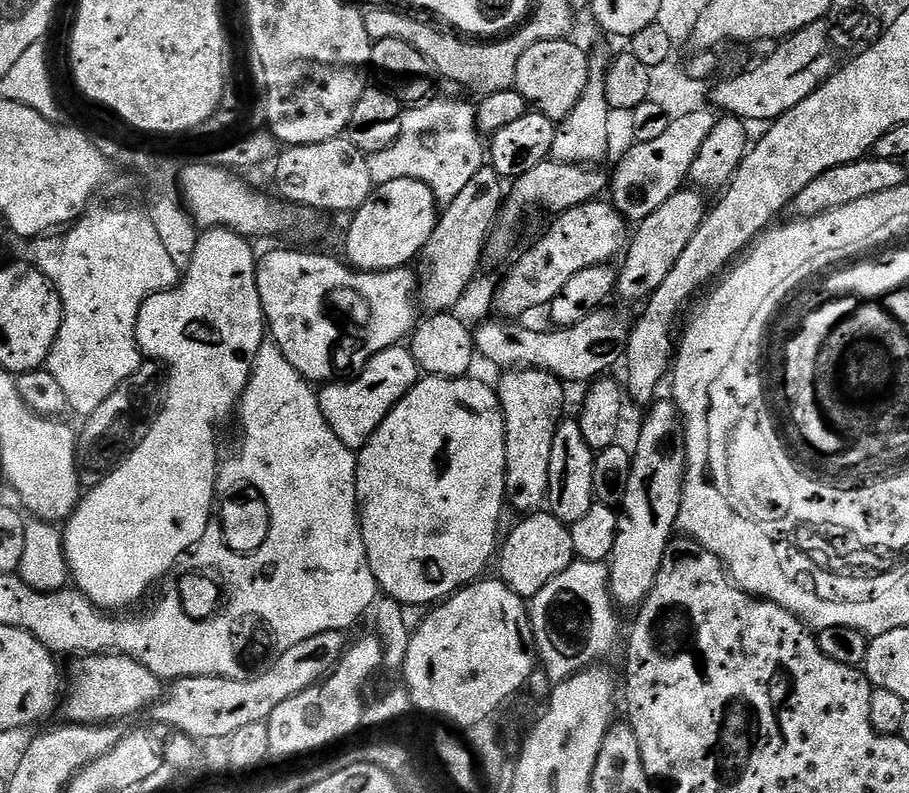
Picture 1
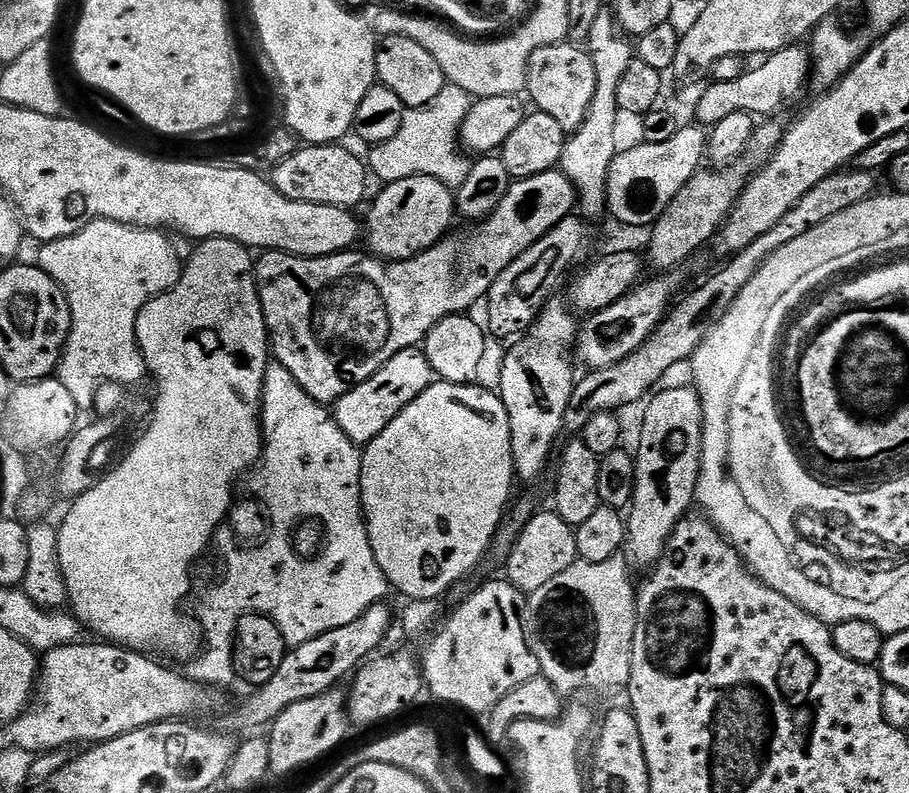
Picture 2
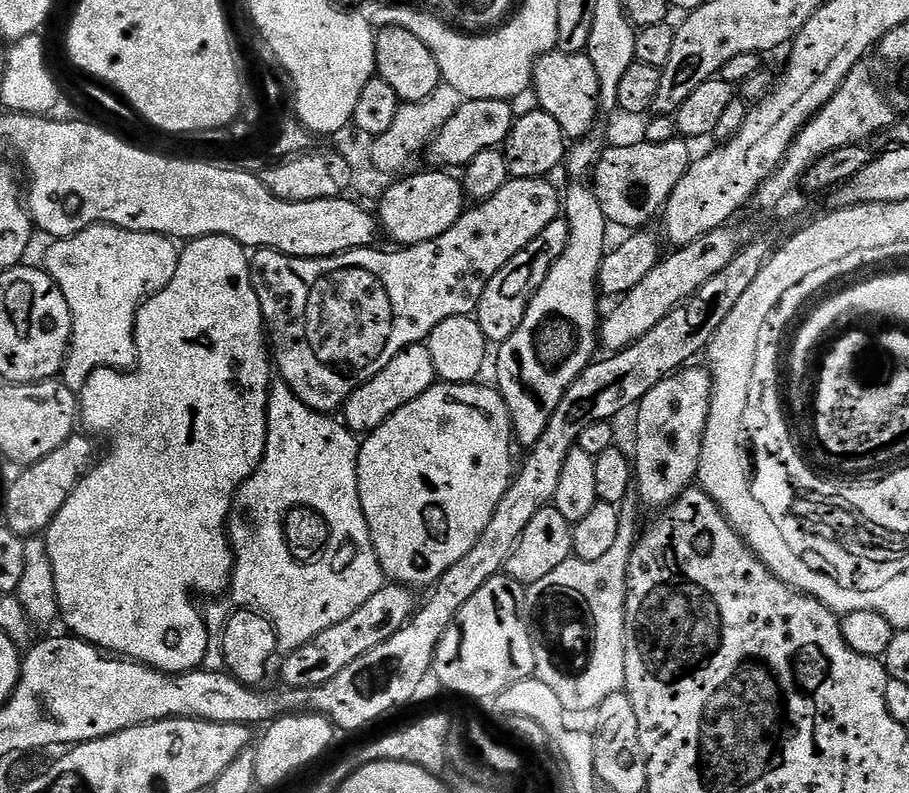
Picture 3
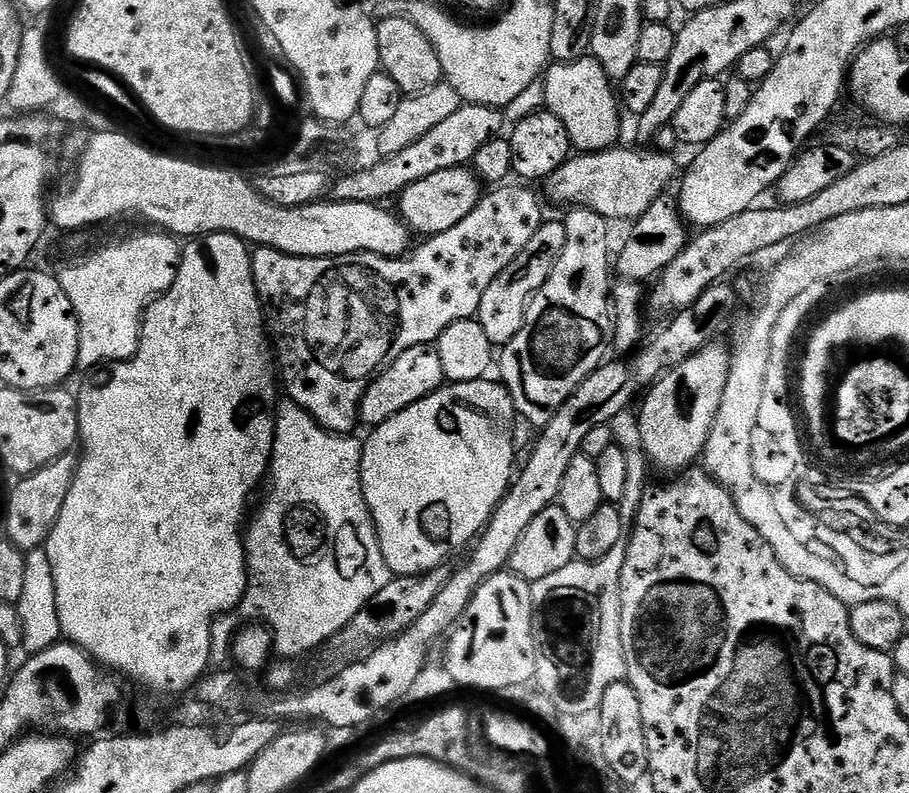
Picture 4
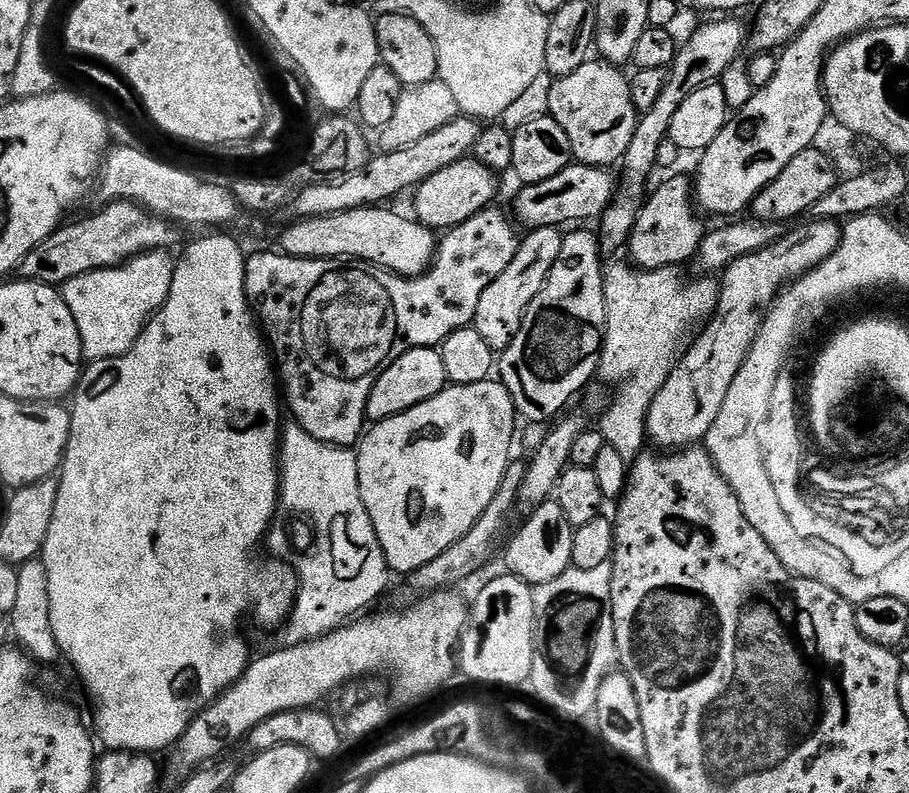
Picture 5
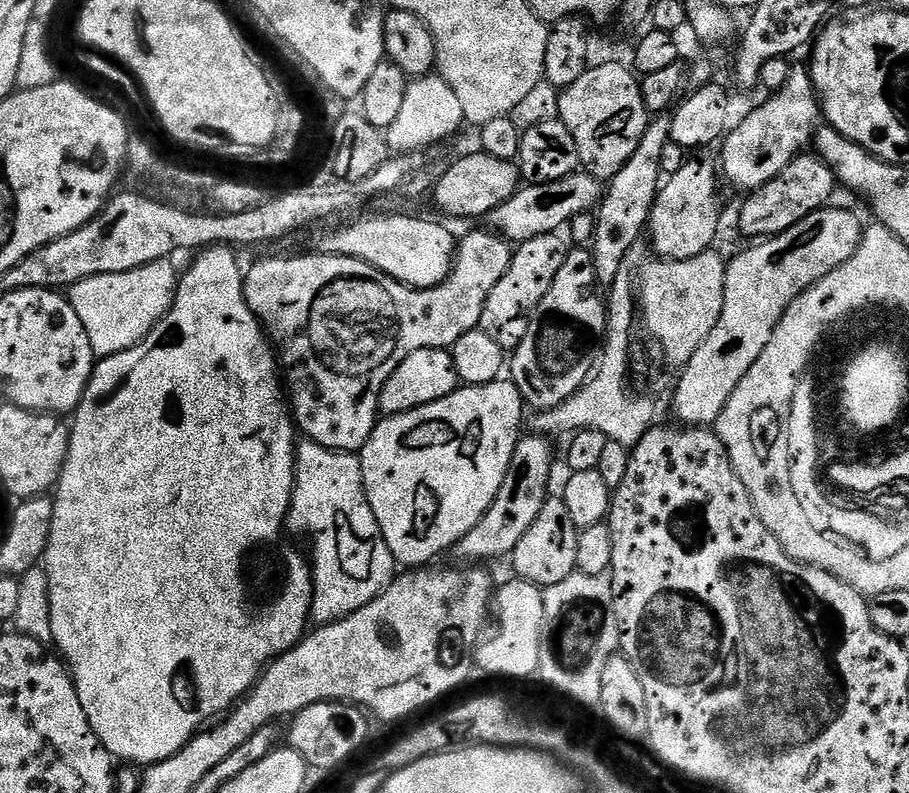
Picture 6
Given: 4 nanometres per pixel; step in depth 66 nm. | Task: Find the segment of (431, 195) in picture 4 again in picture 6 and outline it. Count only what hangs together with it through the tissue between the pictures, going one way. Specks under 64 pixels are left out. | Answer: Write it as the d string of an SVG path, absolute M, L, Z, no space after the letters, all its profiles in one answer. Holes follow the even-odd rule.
M475 150L469 156L456 160L445 172L439 173L434 187L436 204L448 216L487 217L506 198L516 193L521 187L522 177L519 167L513 161L494 158L483 150Z

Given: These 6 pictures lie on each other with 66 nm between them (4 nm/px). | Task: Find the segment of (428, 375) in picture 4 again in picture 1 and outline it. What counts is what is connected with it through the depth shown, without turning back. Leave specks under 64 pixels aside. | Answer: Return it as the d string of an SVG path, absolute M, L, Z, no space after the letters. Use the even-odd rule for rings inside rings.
M397 346L382 350L370 362L343 382L328 382L319 389L318 395L322 414L330 422L330 430L338 434L342 446L359 450L382 426L382 422L398 406L402 397L411 390L422 373L407 347Z

